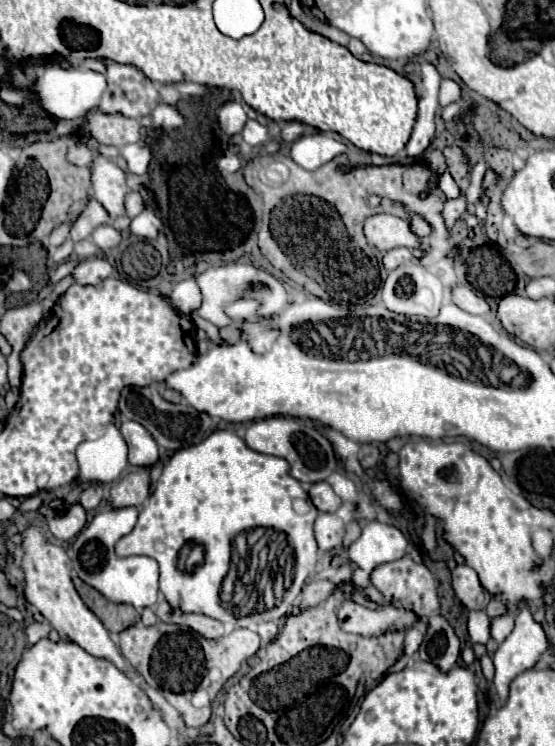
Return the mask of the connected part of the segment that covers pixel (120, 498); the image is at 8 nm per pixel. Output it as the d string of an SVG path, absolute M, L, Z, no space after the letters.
M134 469L124 479L112 485L110 489L114 507L142 507L142 503L150 497L150 473L148 469Z

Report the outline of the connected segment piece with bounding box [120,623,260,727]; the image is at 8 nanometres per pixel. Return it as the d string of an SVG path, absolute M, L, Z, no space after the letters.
M156 623L152 627L132 625L120 633L120 651L144 681L172 703L188 727L202 727L210 719L210 707L222 685L260 647L260 637L248 629L234 629L220 639L204 639L188 627Z

